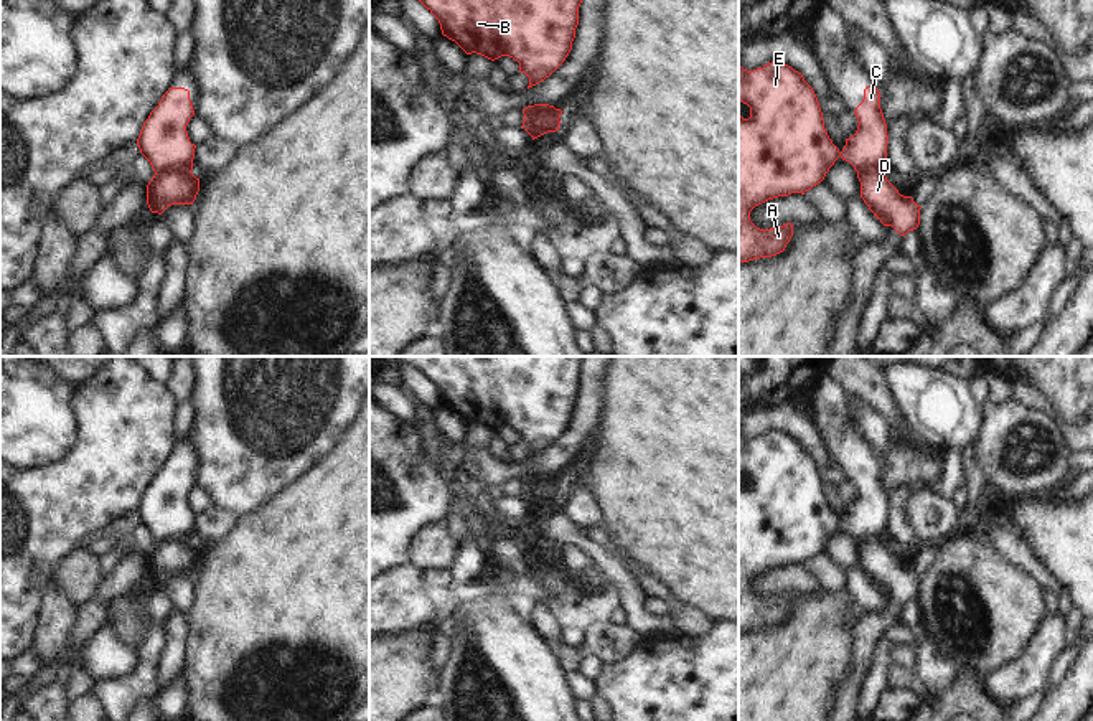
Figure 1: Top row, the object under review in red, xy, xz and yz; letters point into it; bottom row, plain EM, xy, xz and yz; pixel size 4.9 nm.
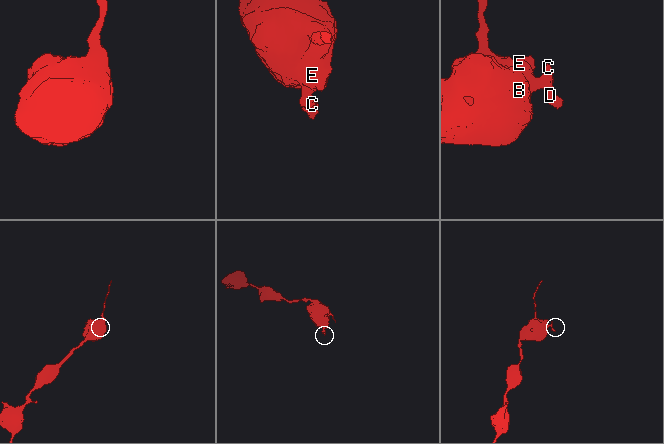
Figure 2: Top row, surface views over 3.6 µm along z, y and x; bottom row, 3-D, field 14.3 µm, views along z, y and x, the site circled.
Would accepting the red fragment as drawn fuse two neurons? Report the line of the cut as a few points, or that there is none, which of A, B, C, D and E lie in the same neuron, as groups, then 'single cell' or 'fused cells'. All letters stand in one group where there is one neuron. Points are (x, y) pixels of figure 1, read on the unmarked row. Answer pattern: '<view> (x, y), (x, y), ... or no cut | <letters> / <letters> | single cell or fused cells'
xy (190, 541), (155, 543) | A B C E / D | fused cells

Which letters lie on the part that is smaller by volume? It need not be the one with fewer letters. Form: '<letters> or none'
D

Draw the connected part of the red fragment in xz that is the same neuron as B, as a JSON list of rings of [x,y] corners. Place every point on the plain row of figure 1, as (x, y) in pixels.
[[[397,356],[415,366],[440,393],[442,404],[467,424],[476,422],[491,431],[509,426],[529,447],[529,457],[549,447],[569,426],[582,356]]]

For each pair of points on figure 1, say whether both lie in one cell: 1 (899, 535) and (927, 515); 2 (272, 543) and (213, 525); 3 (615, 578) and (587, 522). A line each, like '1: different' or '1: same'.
1: different
2: different
3: different

